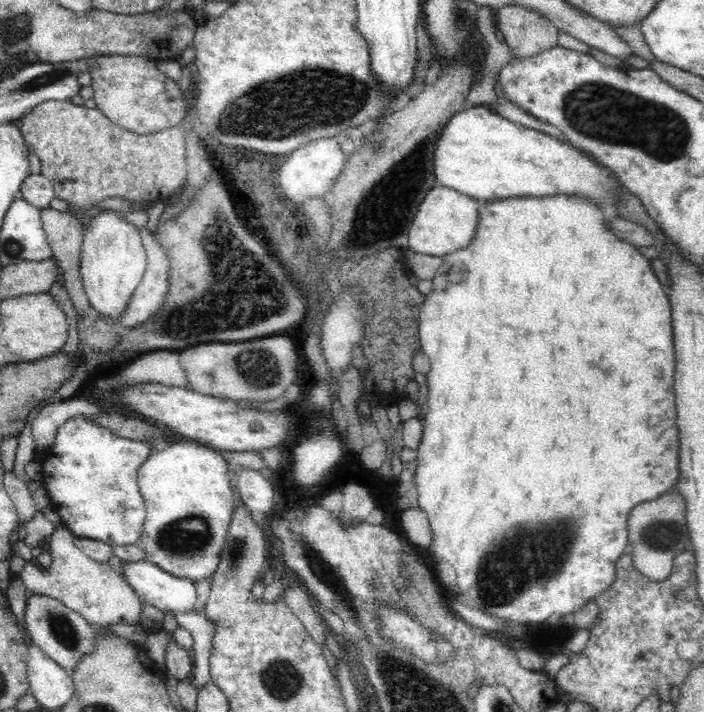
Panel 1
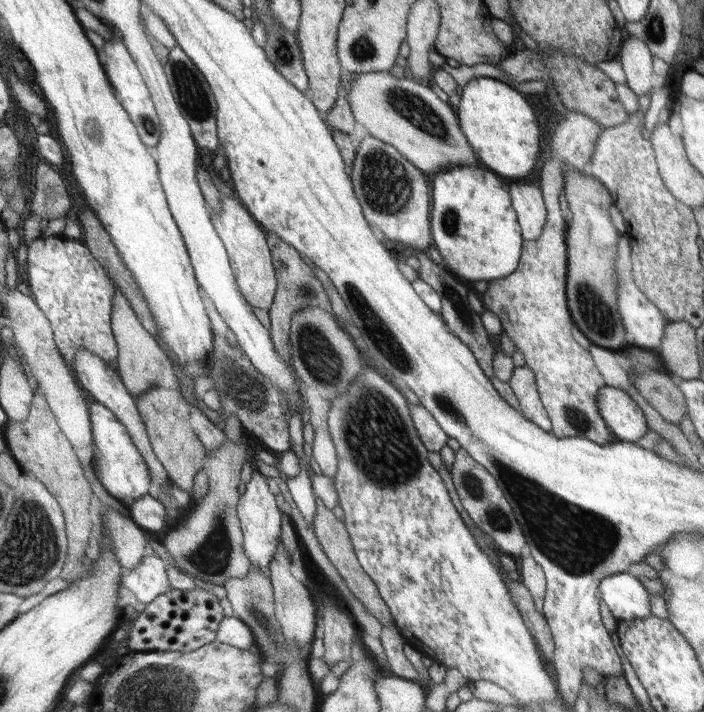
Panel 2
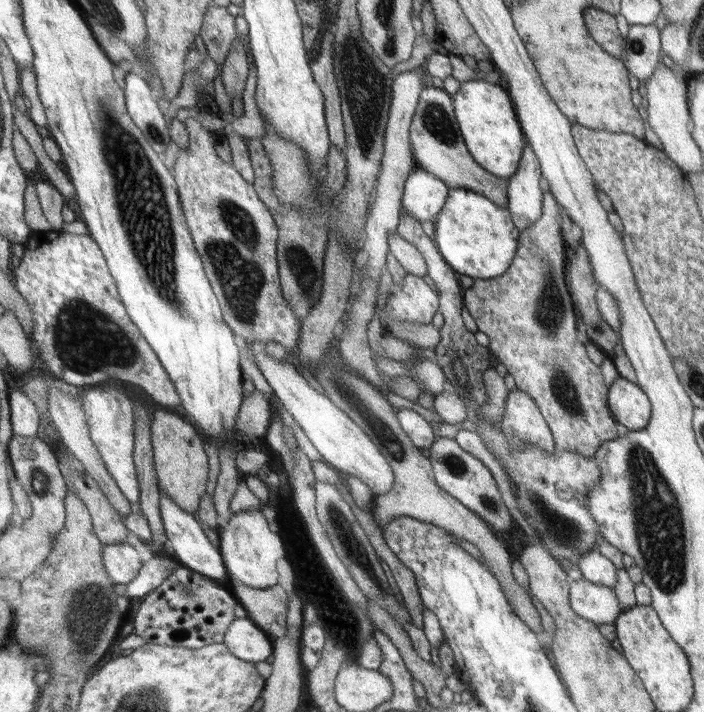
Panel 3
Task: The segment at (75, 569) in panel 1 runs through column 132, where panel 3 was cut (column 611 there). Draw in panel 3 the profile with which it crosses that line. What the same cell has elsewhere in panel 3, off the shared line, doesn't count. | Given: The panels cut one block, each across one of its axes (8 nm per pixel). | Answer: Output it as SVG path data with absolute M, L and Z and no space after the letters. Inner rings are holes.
M583 578L575 580L569 580L569 609L573 613L577 614L579 618L587 620L593 624L609 624L614 625L617 616L621 613L617 598L614 590L609 589L606 586L600 584L591 584L588 580Z

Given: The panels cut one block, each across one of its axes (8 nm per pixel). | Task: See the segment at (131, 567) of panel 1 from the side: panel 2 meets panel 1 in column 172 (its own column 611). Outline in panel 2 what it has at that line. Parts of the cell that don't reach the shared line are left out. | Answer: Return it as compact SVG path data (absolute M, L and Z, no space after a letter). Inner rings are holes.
M622 572L600 582L601 600L618 621L649 617L648 592L636 577Z

